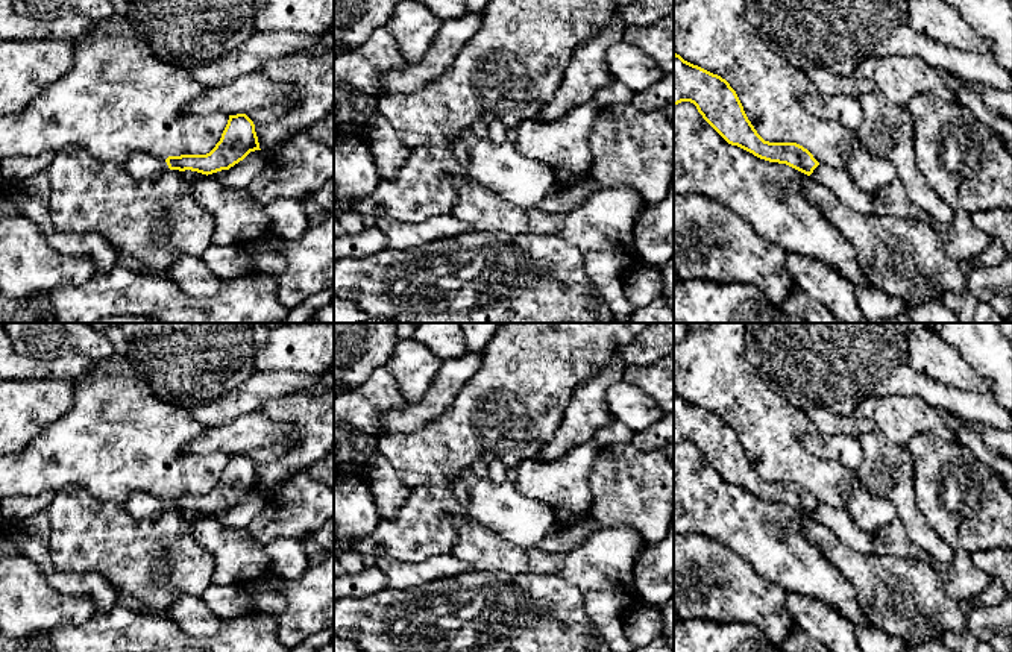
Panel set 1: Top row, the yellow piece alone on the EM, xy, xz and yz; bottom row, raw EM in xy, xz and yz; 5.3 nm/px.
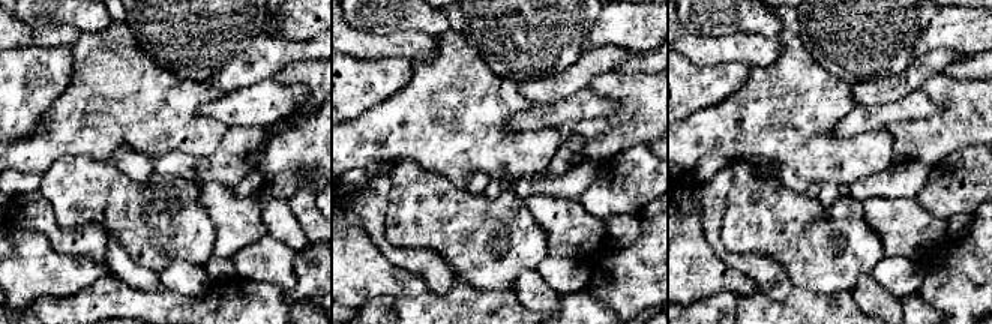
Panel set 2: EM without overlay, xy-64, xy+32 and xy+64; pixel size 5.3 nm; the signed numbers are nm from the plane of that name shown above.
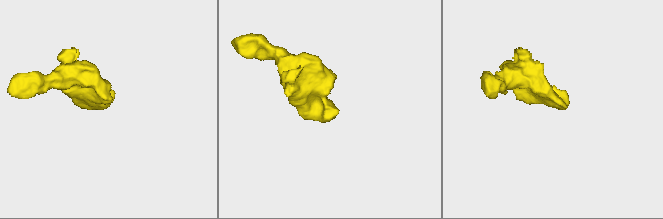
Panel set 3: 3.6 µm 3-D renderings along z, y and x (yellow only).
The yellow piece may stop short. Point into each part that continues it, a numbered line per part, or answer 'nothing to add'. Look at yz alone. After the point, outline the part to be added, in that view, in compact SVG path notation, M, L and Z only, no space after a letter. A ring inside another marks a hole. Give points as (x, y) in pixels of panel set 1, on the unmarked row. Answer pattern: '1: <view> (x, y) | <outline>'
nothing to add

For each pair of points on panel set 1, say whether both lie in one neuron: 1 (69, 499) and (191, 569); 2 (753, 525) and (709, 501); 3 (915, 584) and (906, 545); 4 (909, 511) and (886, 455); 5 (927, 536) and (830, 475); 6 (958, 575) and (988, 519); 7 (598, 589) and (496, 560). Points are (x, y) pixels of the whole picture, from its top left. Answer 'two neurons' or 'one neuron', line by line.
1: one neuron
2: one neuron
3: two neurons
4: one neuron
5: two neurons
6: two neurons
7: one neuron

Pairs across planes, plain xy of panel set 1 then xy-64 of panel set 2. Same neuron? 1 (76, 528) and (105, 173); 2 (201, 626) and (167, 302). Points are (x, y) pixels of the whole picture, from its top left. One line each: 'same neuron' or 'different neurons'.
1: same neuron
2: different neurons

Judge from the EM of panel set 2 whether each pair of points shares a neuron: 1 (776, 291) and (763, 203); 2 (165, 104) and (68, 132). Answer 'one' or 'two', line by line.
1: two
2: one

